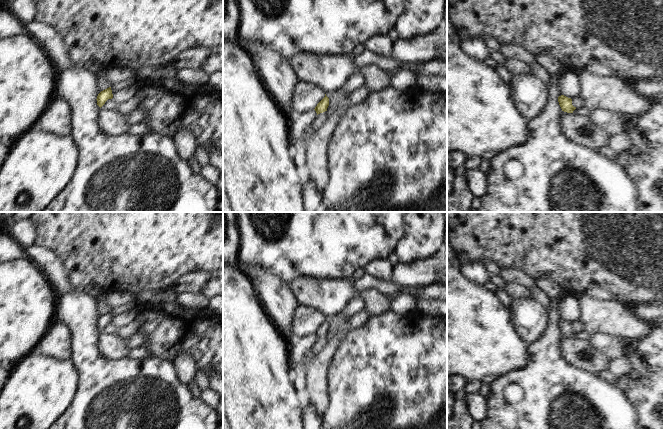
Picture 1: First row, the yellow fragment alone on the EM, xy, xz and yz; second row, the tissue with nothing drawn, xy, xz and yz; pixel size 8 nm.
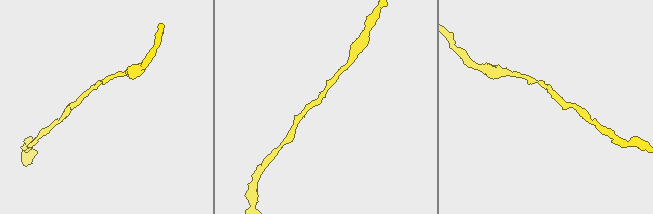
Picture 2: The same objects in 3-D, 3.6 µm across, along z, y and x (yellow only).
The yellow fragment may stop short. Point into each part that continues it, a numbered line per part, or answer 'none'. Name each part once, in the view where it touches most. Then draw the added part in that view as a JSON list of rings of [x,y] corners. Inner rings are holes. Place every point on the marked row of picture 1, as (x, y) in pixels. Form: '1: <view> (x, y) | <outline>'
none

